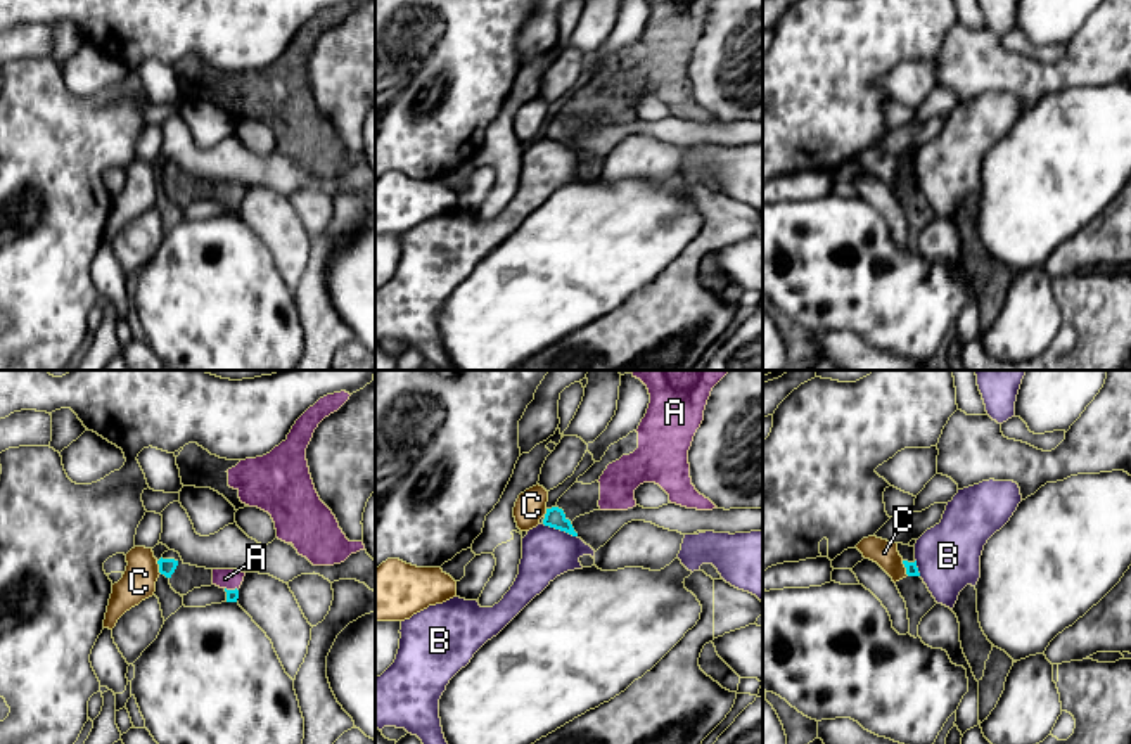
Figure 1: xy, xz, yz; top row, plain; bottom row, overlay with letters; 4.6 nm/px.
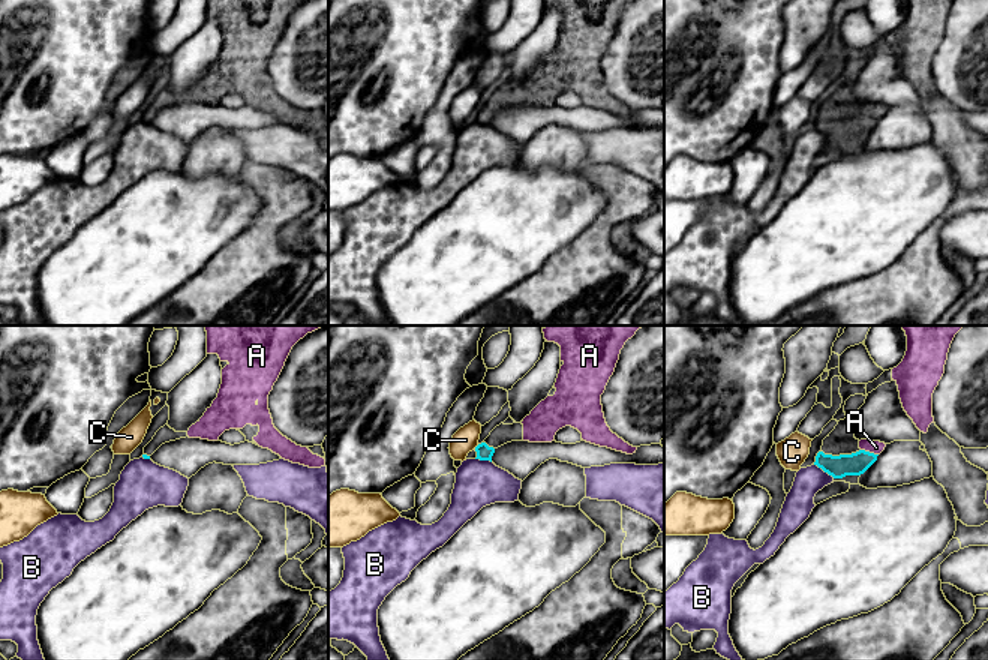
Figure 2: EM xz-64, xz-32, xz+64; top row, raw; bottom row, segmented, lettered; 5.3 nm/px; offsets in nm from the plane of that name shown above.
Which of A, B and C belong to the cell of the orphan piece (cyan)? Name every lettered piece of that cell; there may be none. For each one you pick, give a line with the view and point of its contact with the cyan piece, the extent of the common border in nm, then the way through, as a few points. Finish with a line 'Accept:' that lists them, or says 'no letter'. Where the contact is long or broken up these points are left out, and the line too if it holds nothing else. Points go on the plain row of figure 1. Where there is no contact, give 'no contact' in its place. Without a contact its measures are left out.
A: meets cyan in xy at (232, 203); contact 70 nm long; runs through xy (232, 208), (232, 203), (225, 191)
Accept: A

